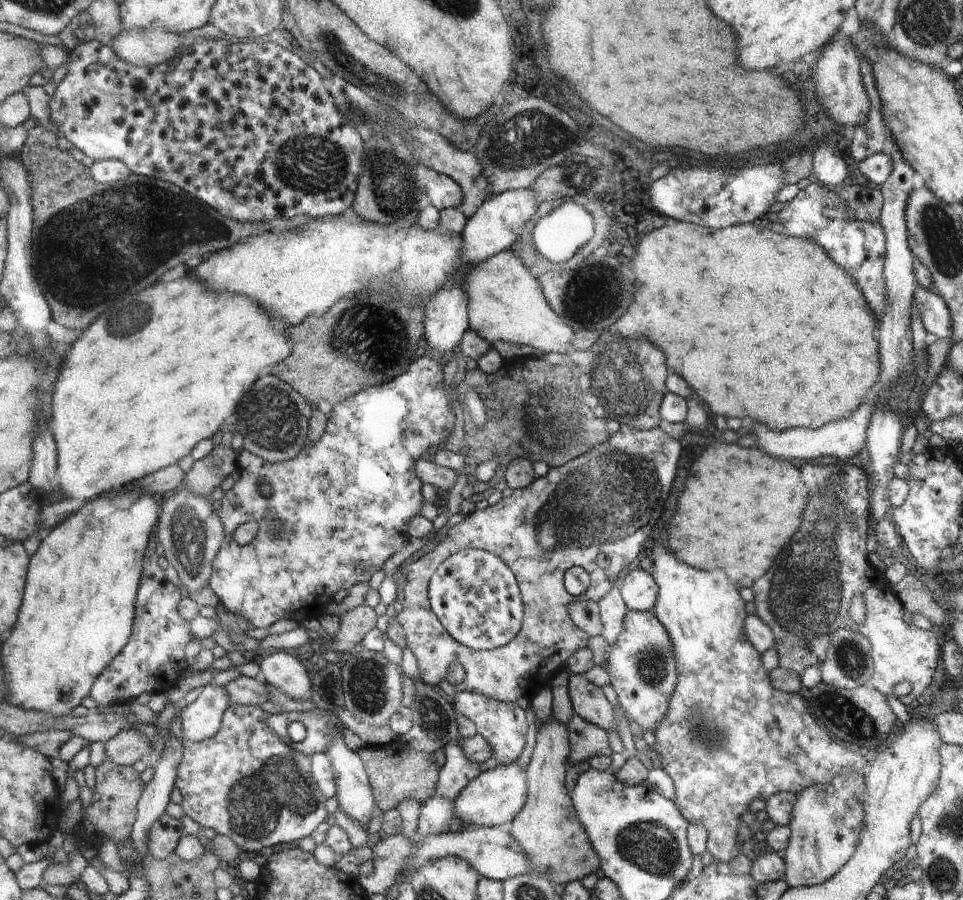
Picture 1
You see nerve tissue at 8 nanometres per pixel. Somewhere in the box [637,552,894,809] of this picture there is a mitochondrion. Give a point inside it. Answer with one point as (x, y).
(848, 719)

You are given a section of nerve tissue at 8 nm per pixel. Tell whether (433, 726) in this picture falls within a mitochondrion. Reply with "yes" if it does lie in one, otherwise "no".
yes

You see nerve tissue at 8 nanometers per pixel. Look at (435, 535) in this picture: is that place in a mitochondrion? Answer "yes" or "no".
no

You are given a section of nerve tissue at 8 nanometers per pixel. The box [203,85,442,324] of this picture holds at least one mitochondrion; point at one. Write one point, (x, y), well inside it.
(311, 164)

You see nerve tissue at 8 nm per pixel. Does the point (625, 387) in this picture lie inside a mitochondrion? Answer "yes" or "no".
yes

